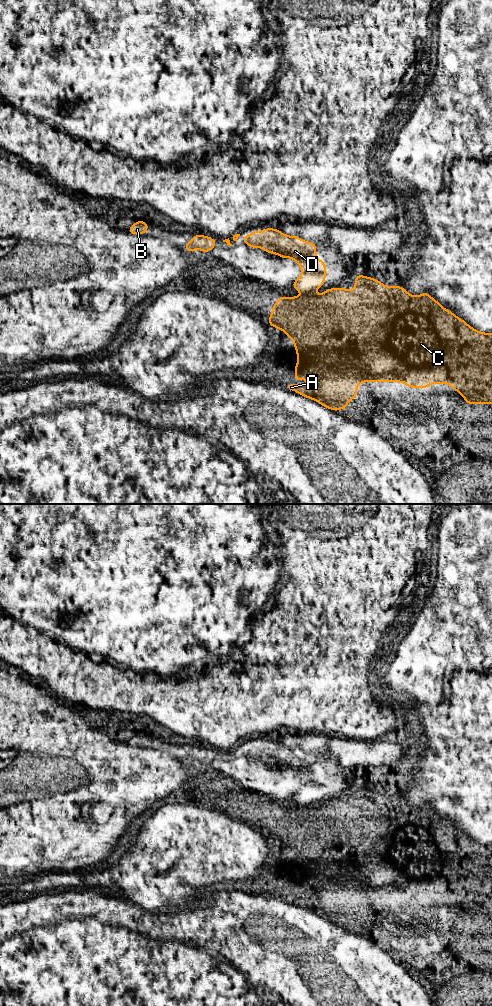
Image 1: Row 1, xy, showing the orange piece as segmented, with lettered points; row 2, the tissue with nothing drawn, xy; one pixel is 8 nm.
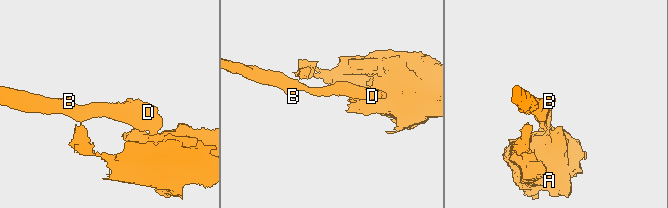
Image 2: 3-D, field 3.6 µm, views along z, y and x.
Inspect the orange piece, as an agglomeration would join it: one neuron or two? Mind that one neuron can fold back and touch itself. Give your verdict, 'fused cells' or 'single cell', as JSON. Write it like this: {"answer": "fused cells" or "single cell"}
{"answer": "fused cells"}

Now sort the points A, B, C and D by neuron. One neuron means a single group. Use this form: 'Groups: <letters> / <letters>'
Groups: A C / B D

